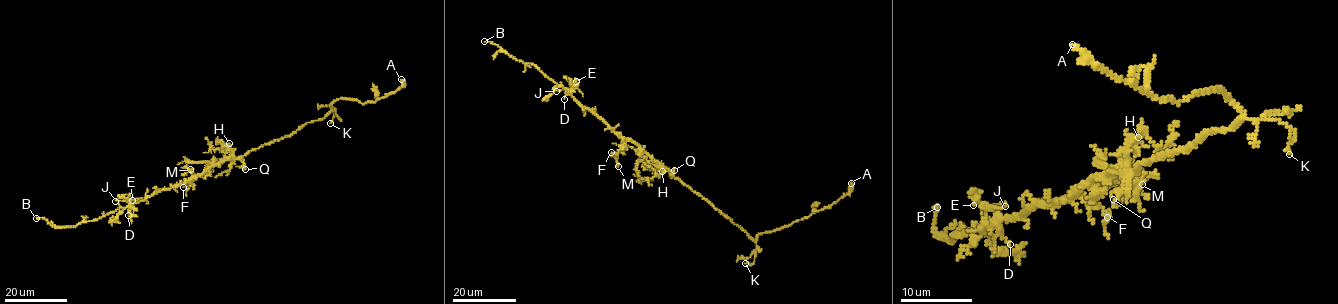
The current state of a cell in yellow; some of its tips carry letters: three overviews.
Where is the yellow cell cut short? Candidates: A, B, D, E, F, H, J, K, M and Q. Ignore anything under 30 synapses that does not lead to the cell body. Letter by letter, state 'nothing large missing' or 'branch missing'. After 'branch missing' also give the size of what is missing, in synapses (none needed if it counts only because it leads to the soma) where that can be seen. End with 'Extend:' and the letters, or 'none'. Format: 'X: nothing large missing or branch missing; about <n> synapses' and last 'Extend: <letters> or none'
A: nothing large missing
B: branch missing
D: nothing large missing
E: nothing large missing
F: nothing large missing
H: nothing large missing
J: branch missing; about 30 synapses
K: nothing large missing
M: nothing large missing
Q: nothing large missing
Extend: B, J

